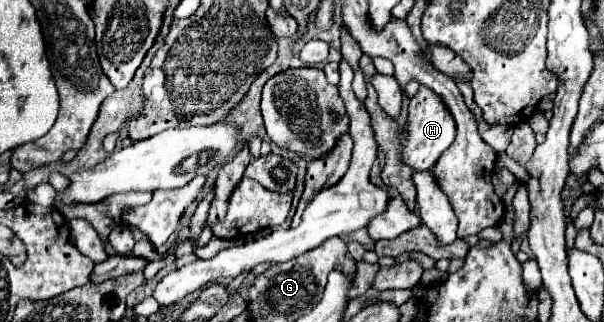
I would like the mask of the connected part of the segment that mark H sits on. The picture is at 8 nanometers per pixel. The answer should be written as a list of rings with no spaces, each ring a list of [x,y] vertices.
[[[419,88],[417,96],[411,98],[409,104],[409,116],[403,128],[405,136],[401,136],[401,162],[411,166],[413,170],[431,170],[435,166],[435,162],[439,160],[439,156],[453,144],[455,140],[455,124],[451,114],[447,112],[447,108],[443,106],[443,100],[439,96],[435,96],[435,92],[427,90],[427,88]]]

